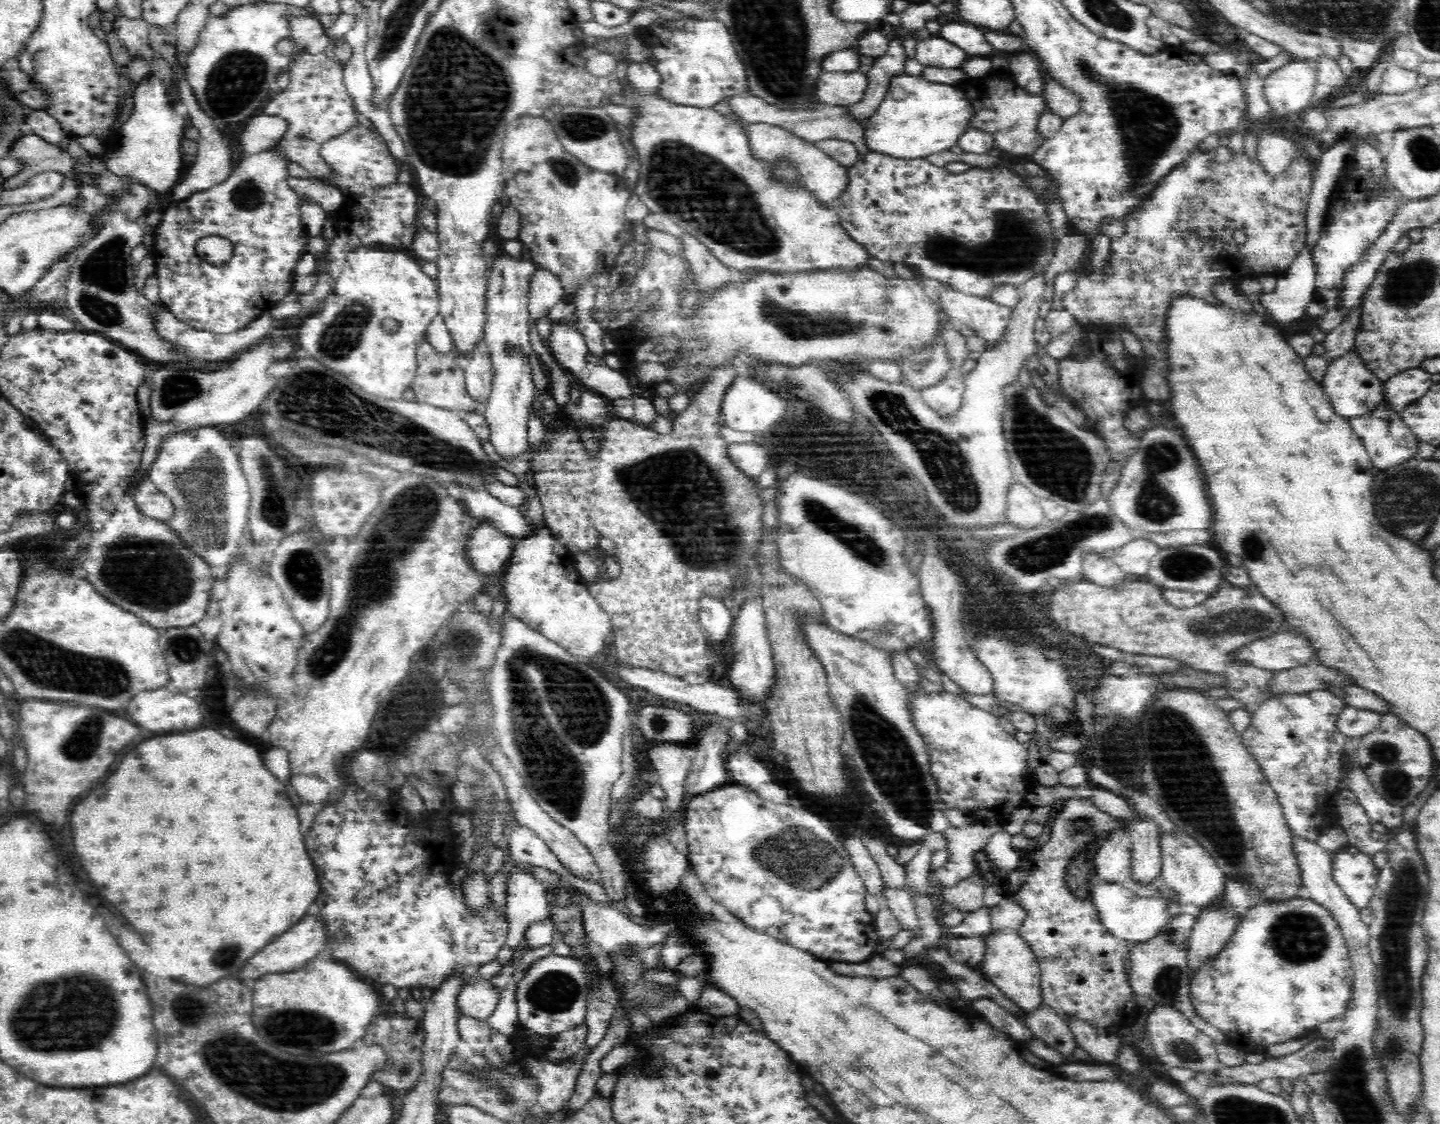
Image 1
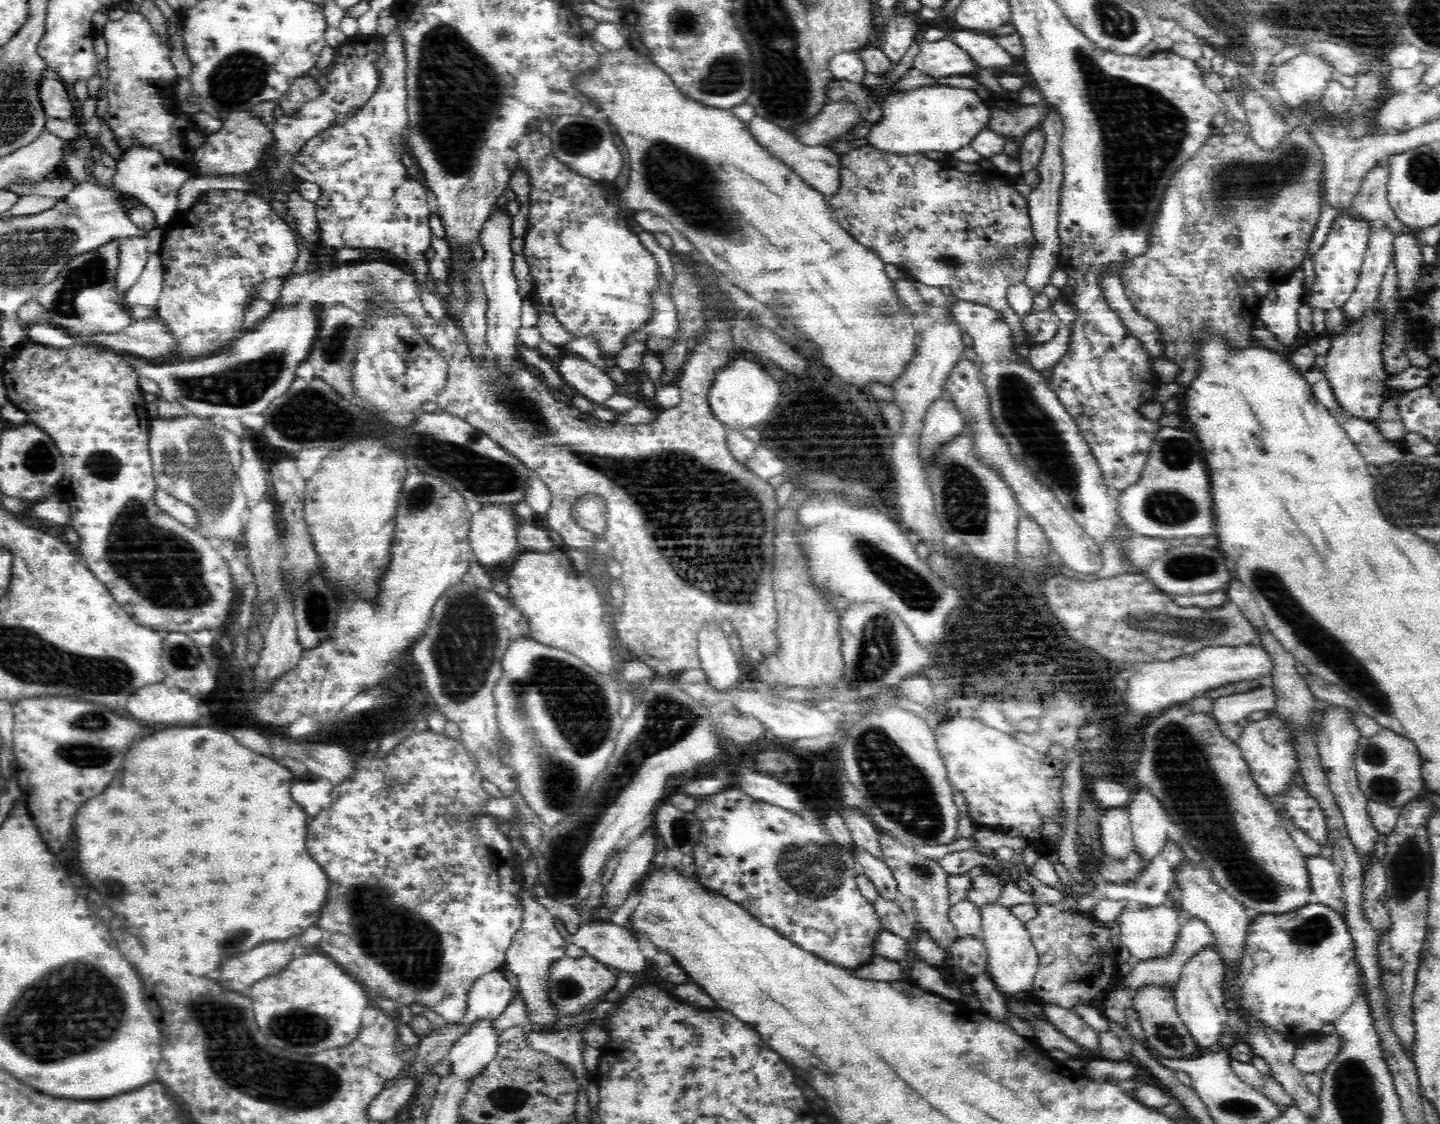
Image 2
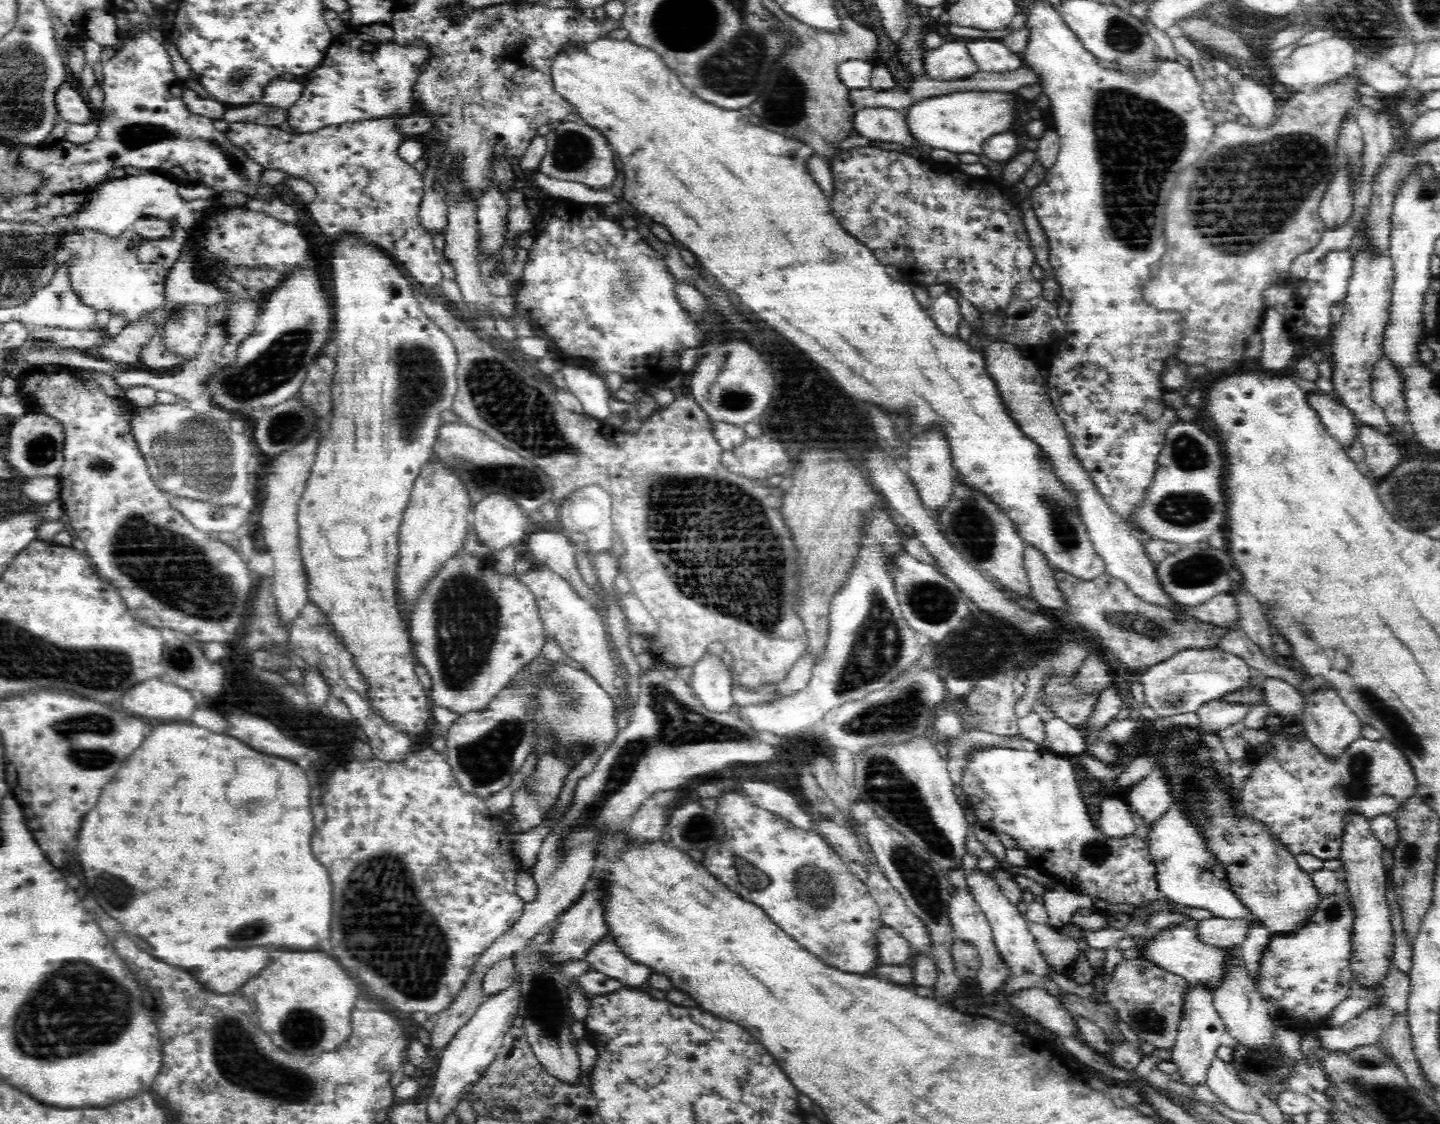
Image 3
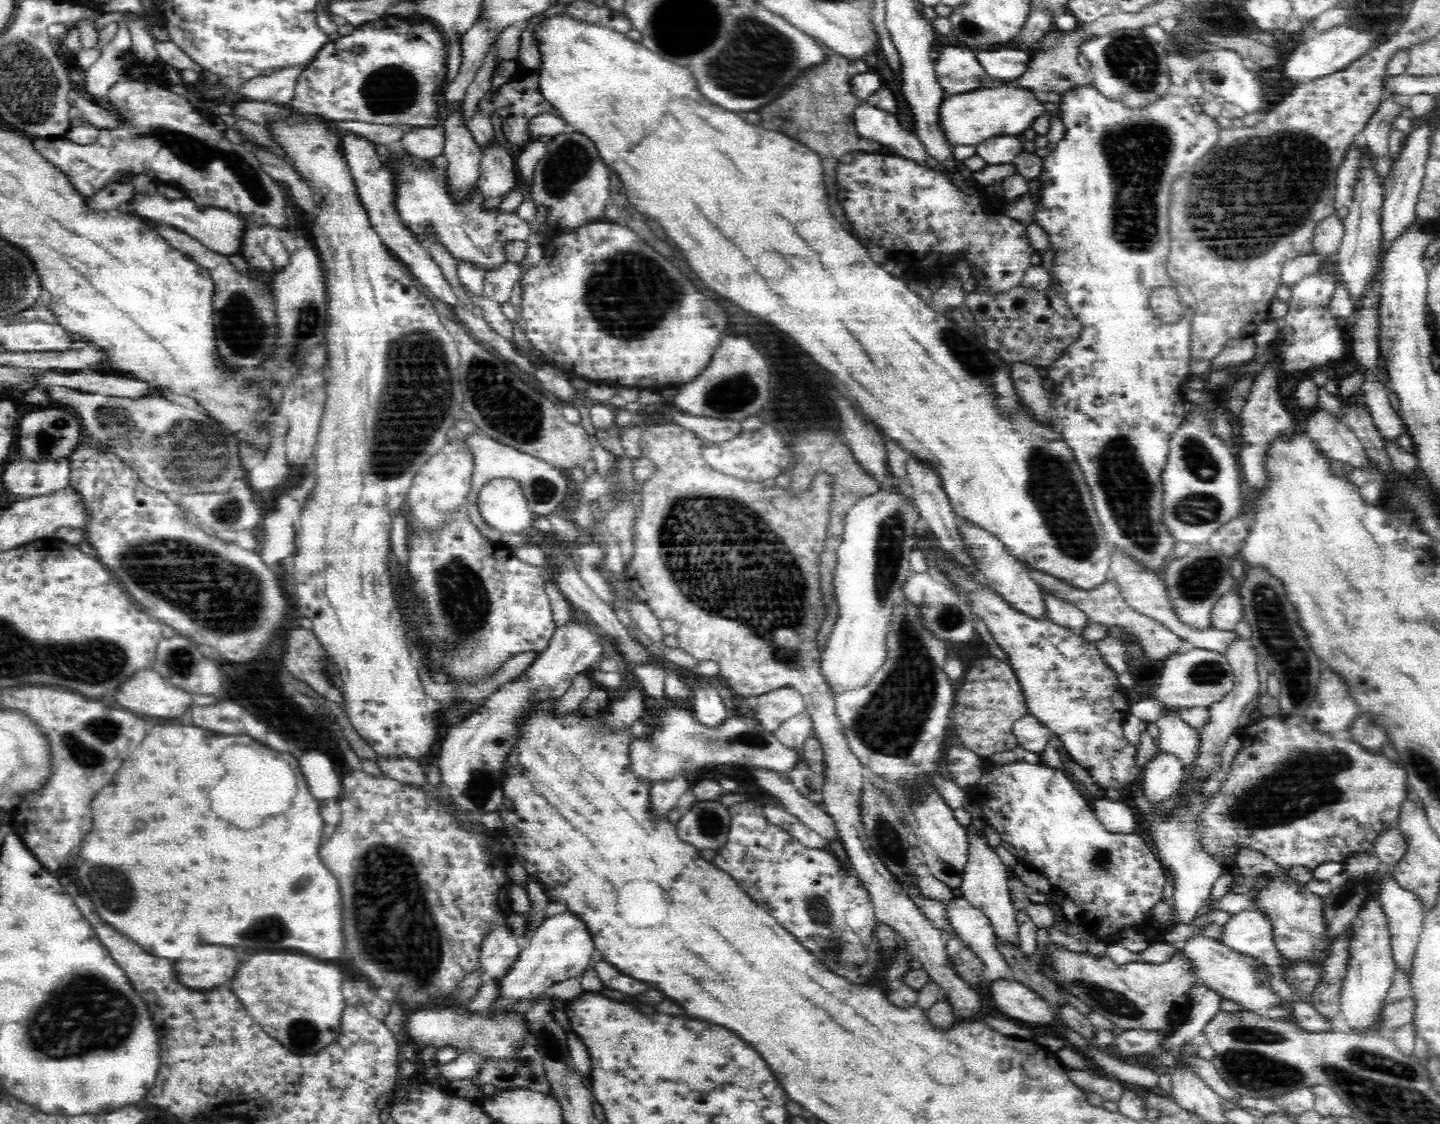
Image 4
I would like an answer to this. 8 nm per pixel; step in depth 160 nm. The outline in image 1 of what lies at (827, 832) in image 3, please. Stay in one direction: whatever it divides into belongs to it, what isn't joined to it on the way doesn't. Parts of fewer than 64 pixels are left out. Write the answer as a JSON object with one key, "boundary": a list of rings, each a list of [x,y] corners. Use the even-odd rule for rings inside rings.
{"boundary":[[[884,886],[883,897],[886,901],[886,906],[892,911],[896,920],[902,924],[901,930],[914,932],[913,940],[920,938],[920,932],[923,932],[923,930],[920,928],[919,918],[916,914],[913,898],[909,891]]]}

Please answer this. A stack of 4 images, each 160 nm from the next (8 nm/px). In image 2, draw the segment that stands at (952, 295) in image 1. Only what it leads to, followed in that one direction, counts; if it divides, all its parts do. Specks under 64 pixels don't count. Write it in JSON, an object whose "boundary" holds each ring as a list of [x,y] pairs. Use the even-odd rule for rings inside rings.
{"boundary":[[[960,299],[949,308],[958,327],[973,338],[973,348],[989,392],[989,412],[995,427],[1006,439],[1011,456],[1022,460],[1023,467],[1035,473],[1035,481],[1051,490],[1056,500],[1071,513],[1072,519],[1101,547],[1104,565],[1096,578],[1136,573],[1135,566],[1124,554],[1124,542],[1132,535],[1125,532],[1126,526],[1117,511],[1118,501],[1108,496],[1100,464],[1089,450],[1084,435],[1077,430],[1076,421],[1064,410],[1040,371],[1034,370],[1028,359],[1016,352],[1004,315],[990,307]]]}

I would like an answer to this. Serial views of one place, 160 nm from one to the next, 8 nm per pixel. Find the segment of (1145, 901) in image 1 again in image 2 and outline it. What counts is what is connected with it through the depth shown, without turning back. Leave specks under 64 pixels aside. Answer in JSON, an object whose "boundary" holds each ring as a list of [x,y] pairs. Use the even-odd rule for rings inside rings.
{"boundary":[[[1174,902],[1154,907],[1140,906],[1136,909],[1127,905],[1115,918],[1115,922],[1118,923],[1118,932],[1120,932],[1119,945],[1128,948],[1134,961],[1158,959],[1170,955],[1174,951],[1175,940],[1178,939],[1183,926],[1183,919],[1179,914],[1180,909]]]}

